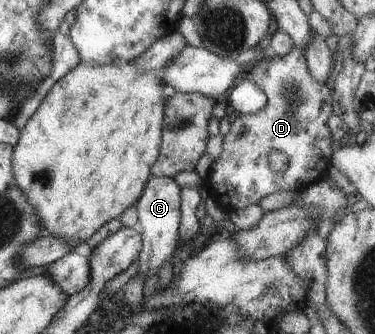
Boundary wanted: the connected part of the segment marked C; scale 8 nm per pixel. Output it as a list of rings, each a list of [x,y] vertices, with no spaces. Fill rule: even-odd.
[[[150,175],[135,204],[138,210],[139,230],[142,234],[138,273],[143,273],[146,277],[153,272],[159,274],[159,269],[169,260],[171,254],[173,255],[175,251],[179,250],[181,189],[174,178]]]

